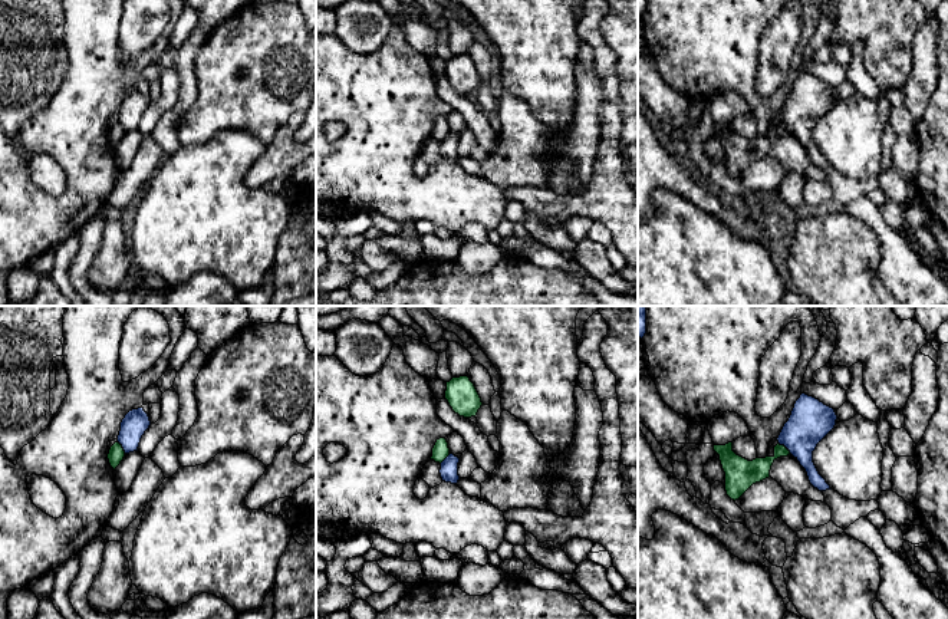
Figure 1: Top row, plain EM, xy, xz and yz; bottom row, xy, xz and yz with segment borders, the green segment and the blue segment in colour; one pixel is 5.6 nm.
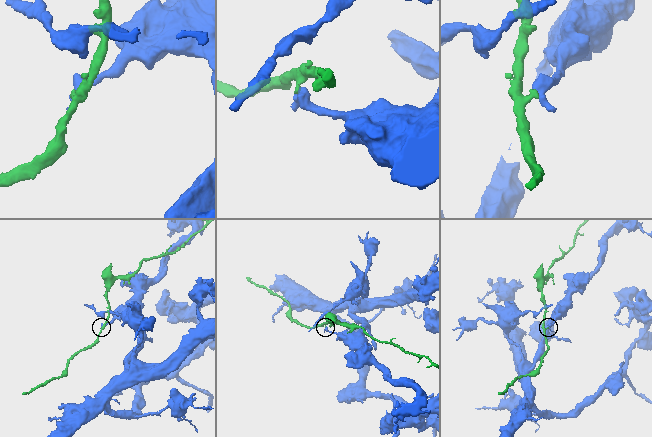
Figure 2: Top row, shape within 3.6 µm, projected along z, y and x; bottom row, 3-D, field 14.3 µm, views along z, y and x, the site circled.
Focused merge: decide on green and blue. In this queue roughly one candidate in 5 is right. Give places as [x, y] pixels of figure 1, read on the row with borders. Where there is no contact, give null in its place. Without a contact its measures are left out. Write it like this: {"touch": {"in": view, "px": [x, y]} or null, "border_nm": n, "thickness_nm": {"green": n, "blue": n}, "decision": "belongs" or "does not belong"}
{"touch": {"in": "yz", "px": [784, 447]}, "border_nm": 90, "thickness_nm": {"green": 140, "blue": 240}, "decision": "does not belong"}

